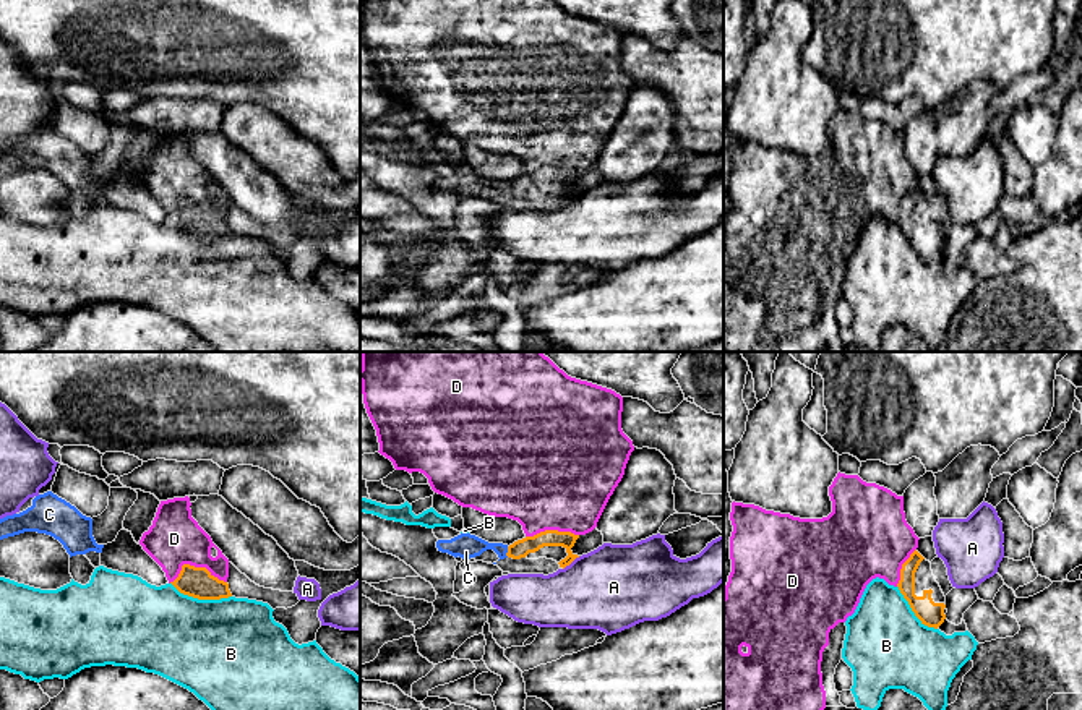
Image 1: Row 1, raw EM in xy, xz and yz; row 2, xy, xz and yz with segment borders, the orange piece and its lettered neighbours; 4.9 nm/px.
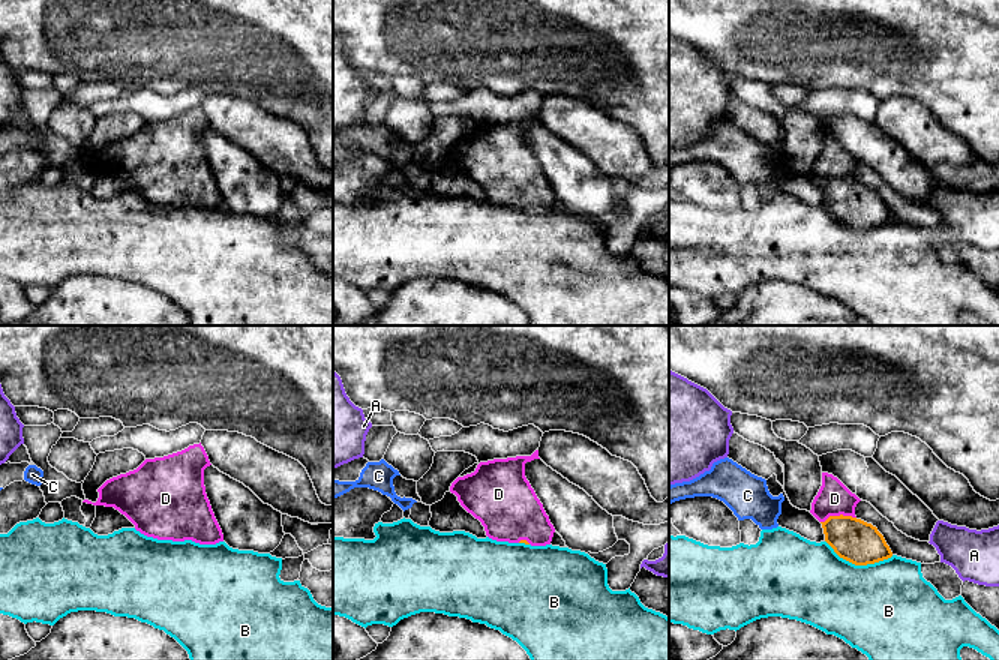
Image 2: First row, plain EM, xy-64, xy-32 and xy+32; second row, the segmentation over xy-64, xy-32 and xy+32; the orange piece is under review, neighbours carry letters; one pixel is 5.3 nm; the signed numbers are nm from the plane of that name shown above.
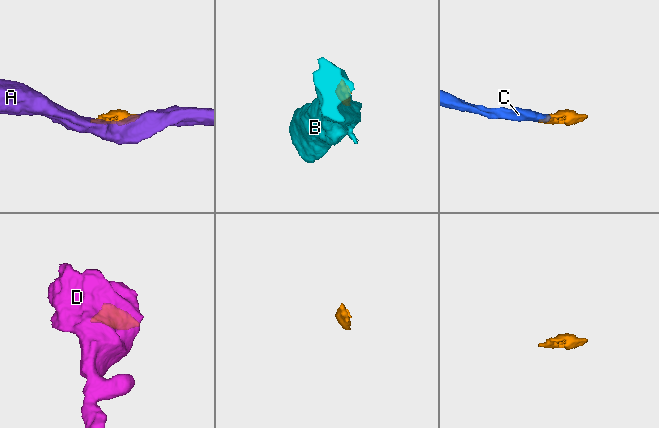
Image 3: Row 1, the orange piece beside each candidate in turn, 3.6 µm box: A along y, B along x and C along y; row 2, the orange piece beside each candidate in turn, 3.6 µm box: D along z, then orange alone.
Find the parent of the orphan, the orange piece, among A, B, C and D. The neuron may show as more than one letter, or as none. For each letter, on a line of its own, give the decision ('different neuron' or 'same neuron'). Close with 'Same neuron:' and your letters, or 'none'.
A: different neuron
B: different neuron
C: same neuron
D: different neuron
Same neuron: C

